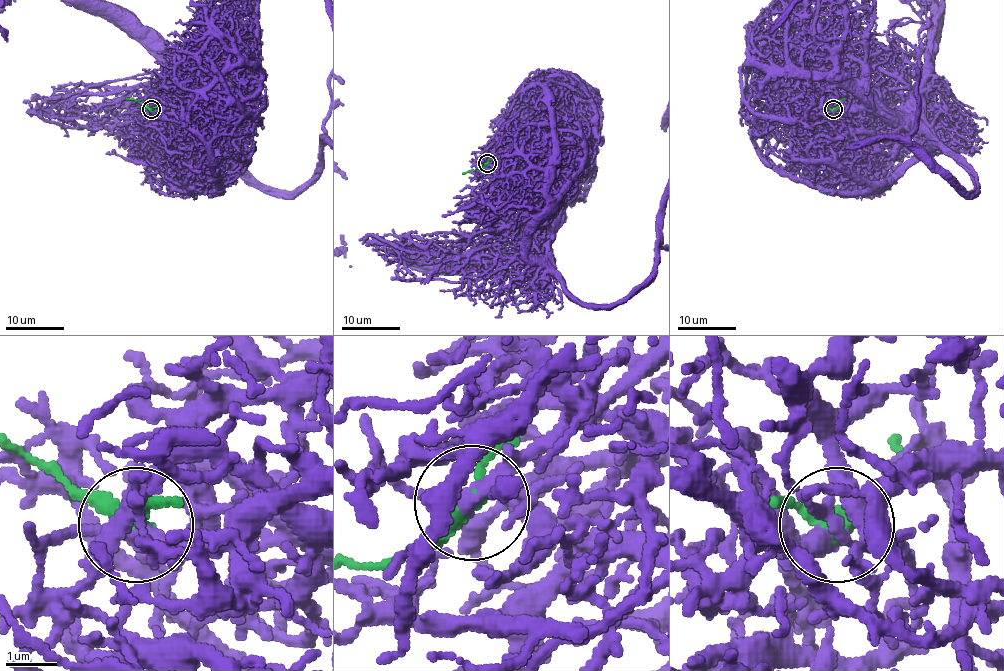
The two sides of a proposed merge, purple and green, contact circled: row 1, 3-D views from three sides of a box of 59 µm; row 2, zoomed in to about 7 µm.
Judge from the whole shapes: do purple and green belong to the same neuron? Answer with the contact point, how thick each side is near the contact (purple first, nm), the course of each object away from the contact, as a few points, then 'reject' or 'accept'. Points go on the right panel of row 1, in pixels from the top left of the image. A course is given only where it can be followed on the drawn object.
(833, 109) | 260/320 nm | purple via (833, 110), (927, 129), (975, 188), (898, 139), (815, 137), (773, 30) | green via (833, 110), (844, 98) | accept

